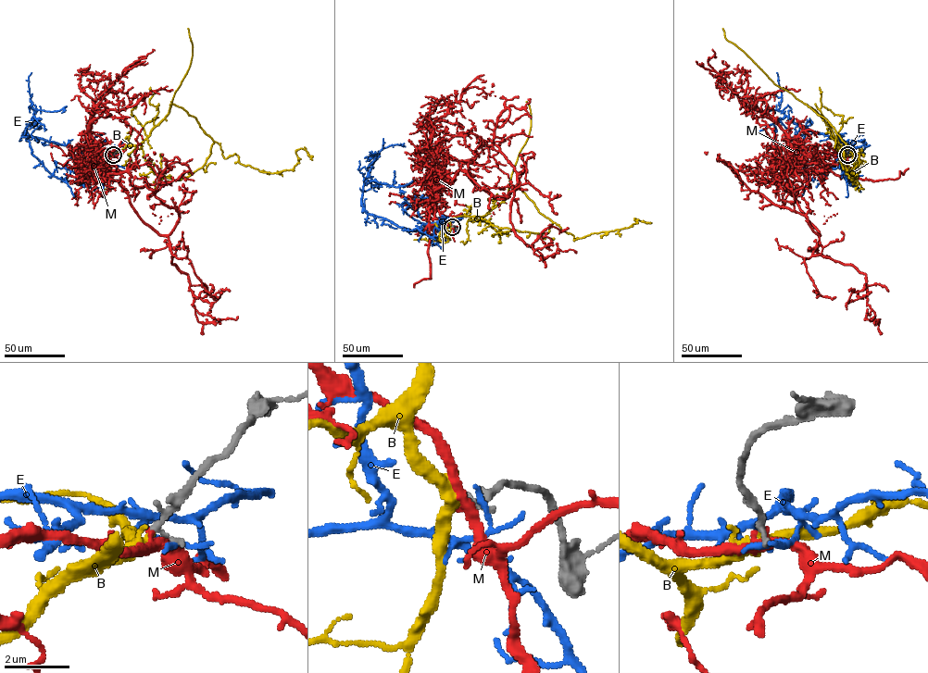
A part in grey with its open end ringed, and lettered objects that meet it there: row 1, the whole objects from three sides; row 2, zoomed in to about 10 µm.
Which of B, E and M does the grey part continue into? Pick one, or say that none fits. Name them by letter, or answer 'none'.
B

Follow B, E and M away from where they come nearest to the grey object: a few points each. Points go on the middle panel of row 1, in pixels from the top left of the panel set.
B: (452, 226), (451, 218), (483, 216), (504, 200), (509, 184), (574, 238), (627, 228), (634, 219), (651, 223)
E: (453, 227), (408, 230), (366, 212), (361, 195), (363, 186), (367, 183), (375, 180), (398, 187), (412, 180)
M: (452, 226), (431, 195), (445, 174), (464, 170), (493, 196), (513, 192), (512, 230), (534, 254), (576, 253)

